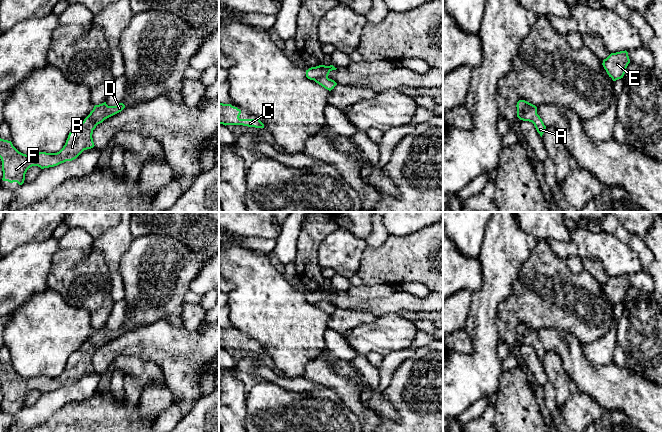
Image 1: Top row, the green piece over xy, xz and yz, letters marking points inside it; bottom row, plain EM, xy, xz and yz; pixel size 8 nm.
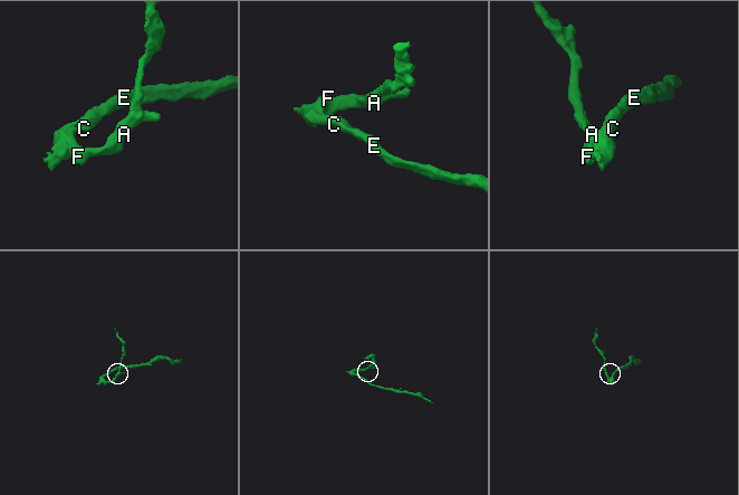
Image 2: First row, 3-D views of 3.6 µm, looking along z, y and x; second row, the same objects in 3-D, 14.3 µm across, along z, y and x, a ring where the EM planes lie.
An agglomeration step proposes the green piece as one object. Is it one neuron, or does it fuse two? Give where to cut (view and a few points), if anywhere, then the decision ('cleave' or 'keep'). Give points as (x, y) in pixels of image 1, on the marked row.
cut none; keep

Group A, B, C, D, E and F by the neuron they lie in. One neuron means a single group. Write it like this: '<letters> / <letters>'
A B C D E F

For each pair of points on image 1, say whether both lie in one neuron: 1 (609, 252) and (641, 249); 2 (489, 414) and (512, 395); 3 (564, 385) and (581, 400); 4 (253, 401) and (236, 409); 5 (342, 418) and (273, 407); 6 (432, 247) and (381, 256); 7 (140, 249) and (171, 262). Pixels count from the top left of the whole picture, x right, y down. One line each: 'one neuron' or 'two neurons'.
1: two neurons
2: two neurons
3: two neurons
4: two neurons
5: one neuron
6: one neuron
7: one neuron

